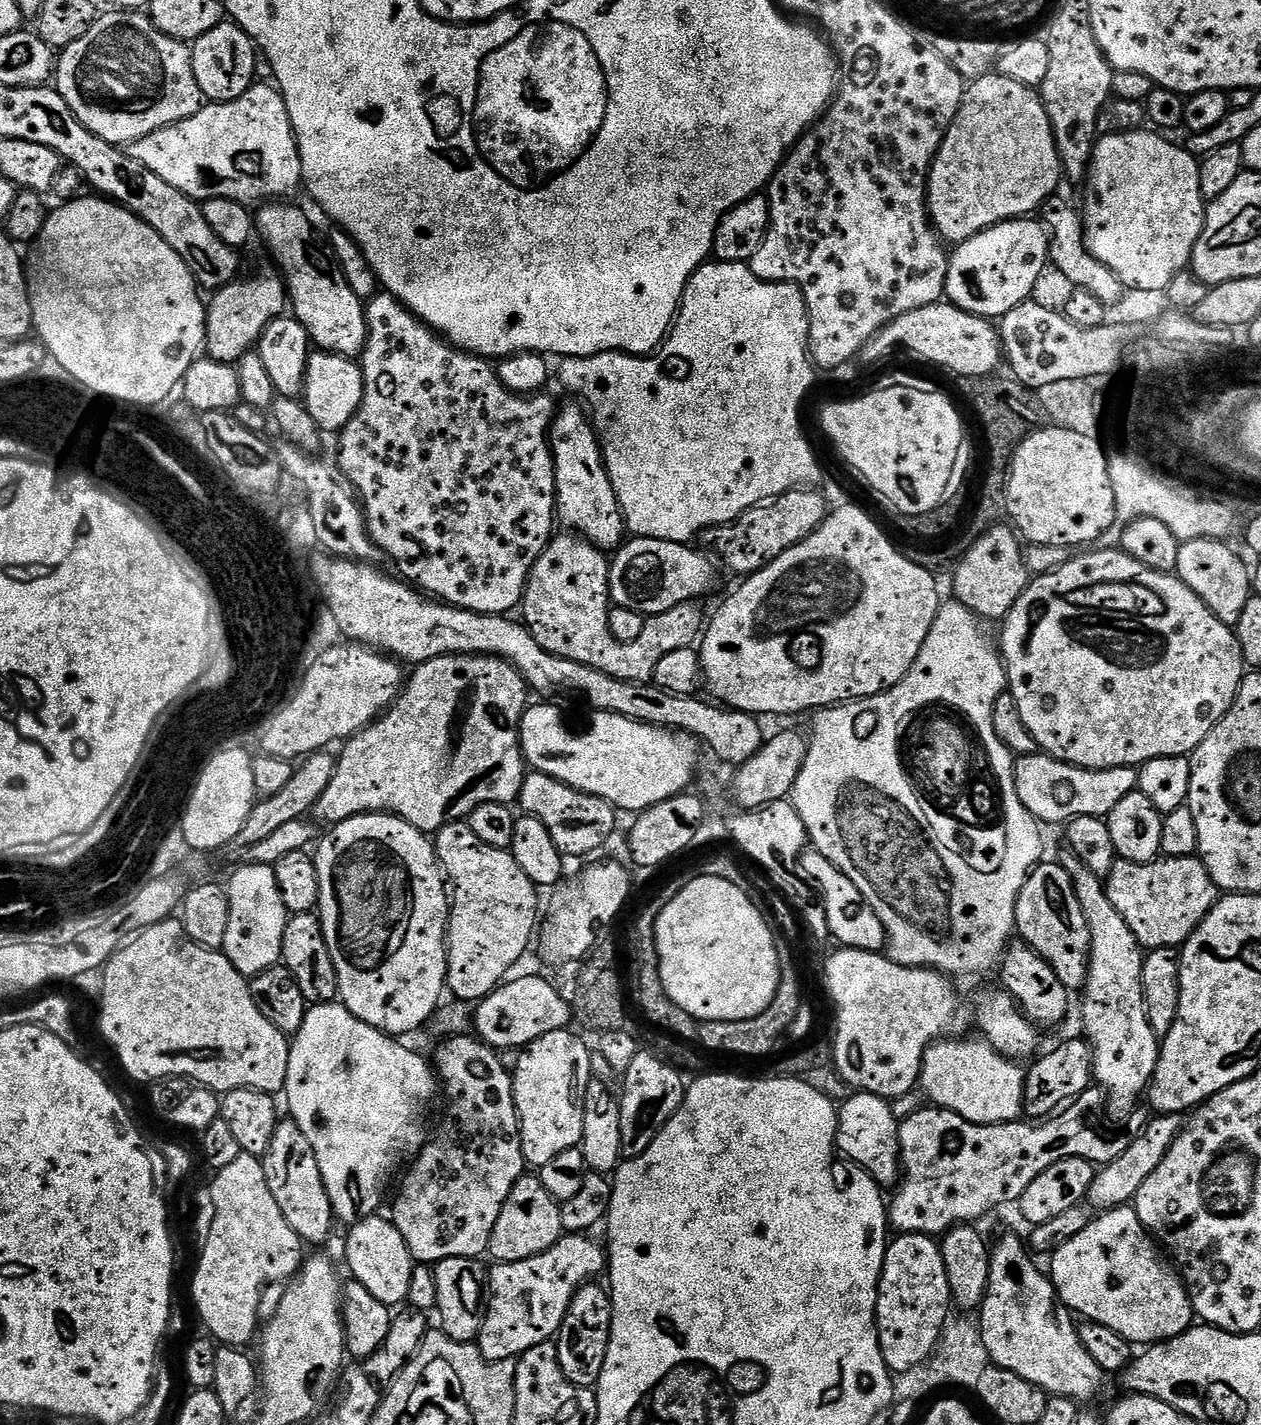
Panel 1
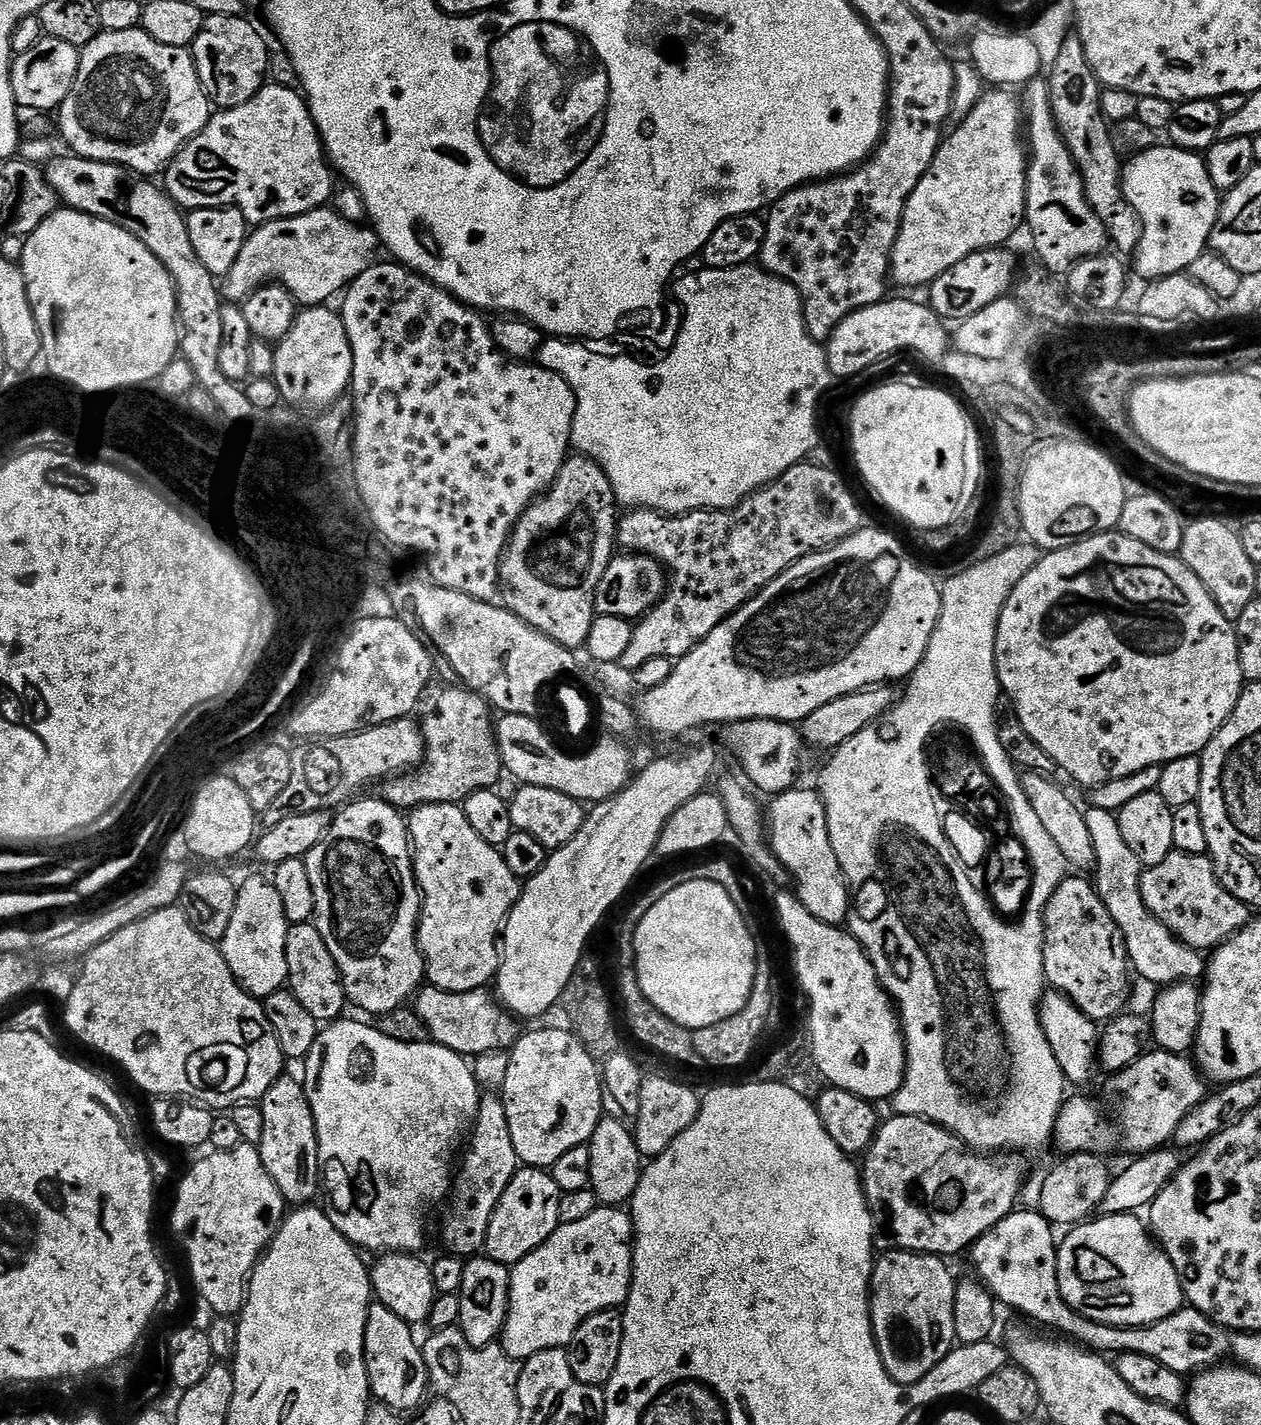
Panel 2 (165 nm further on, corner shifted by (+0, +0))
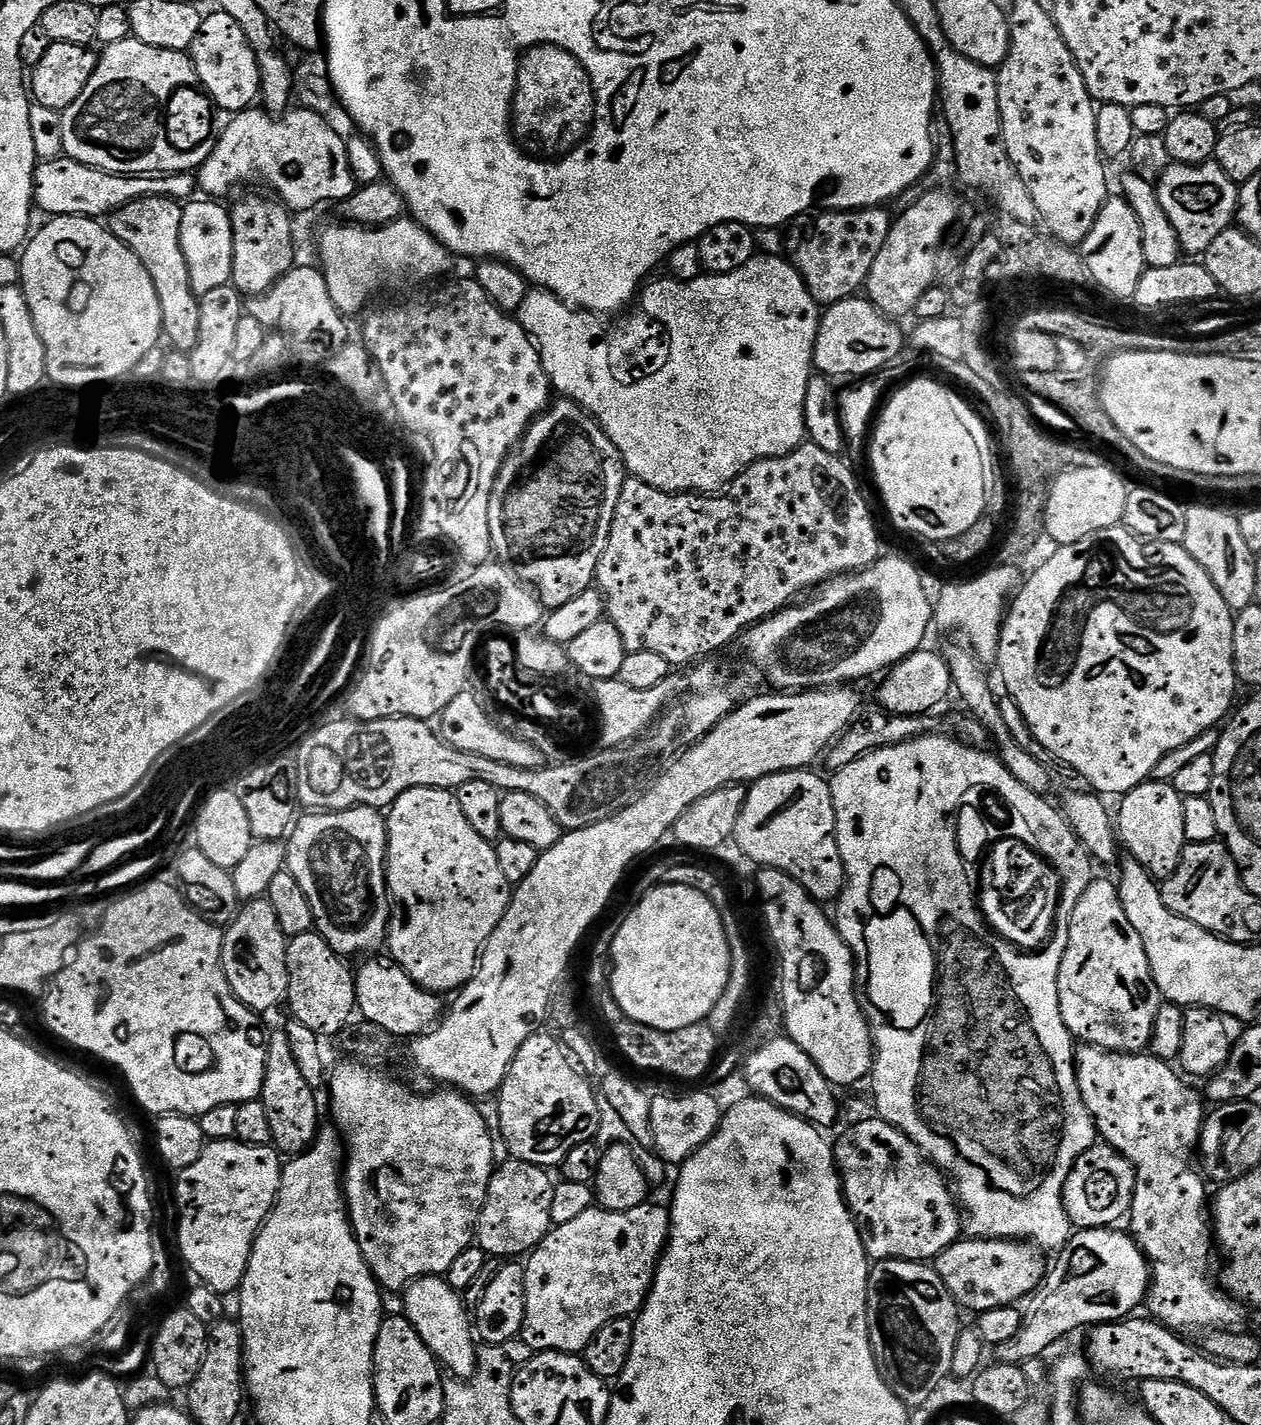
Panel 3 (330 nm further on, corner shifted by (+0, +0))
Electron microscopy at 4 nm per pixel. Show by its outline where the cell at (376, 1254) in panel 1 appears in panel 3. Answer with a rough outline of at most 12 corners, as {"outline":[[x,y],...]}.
{"outline":[[444,1276],[403,1289],[403,1315],[453,1377],[478,1367],[465,1297]]}

